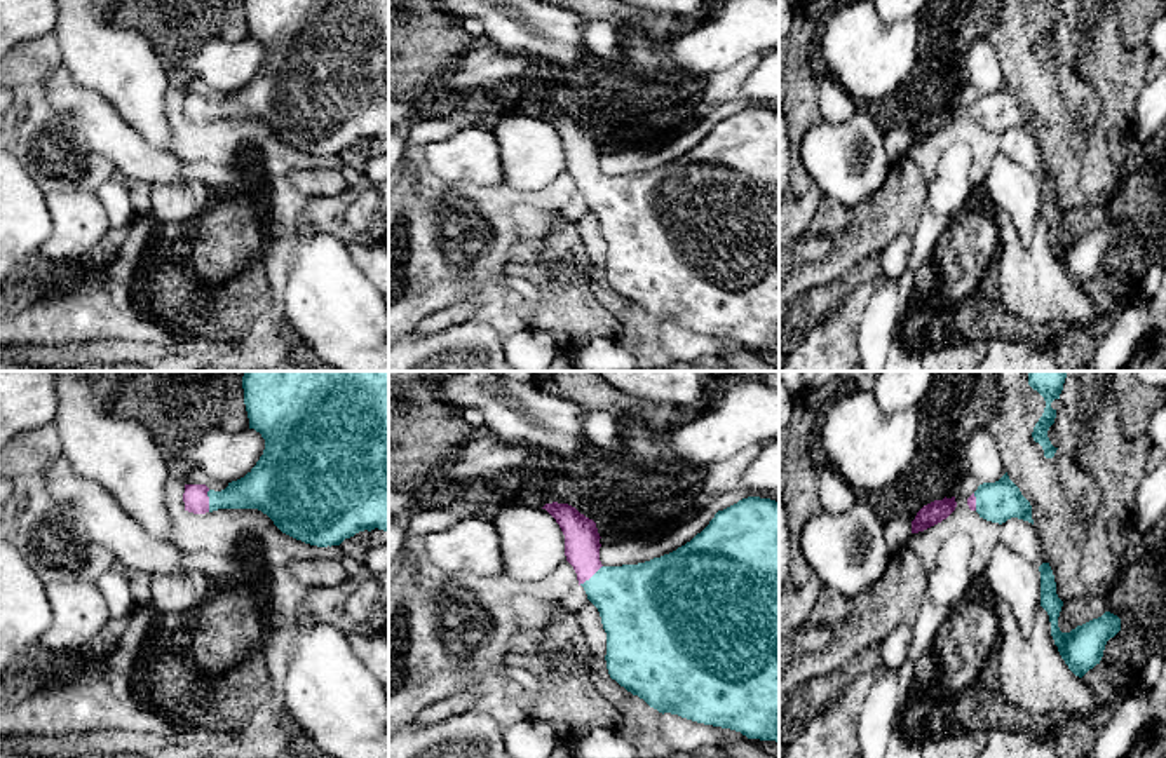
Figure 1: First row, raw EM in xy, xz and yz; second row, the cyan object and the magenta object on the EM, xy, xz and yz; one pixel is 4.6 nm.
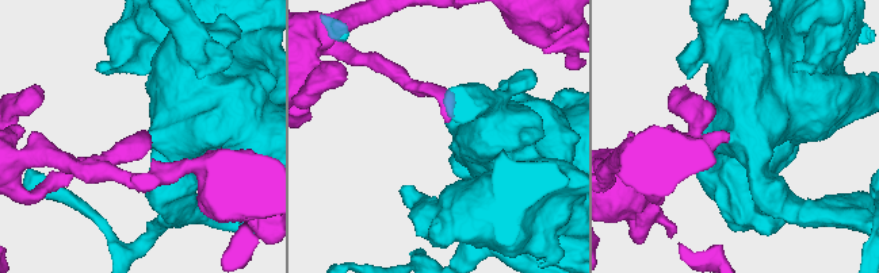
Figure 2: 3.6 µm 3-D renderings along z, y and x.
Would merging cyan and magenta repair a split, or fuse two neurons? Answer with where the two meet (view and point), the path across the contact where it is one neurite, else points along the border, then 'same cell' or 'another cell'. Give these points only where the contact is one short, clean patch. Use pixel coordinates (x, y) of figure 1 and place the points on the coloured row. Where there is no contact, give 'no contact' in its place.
xz (591, 577) | across xz (638, 603), (591, 577), (582, 544) | same cell

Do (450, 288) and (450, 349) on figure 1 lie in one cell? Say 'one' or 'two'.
two

